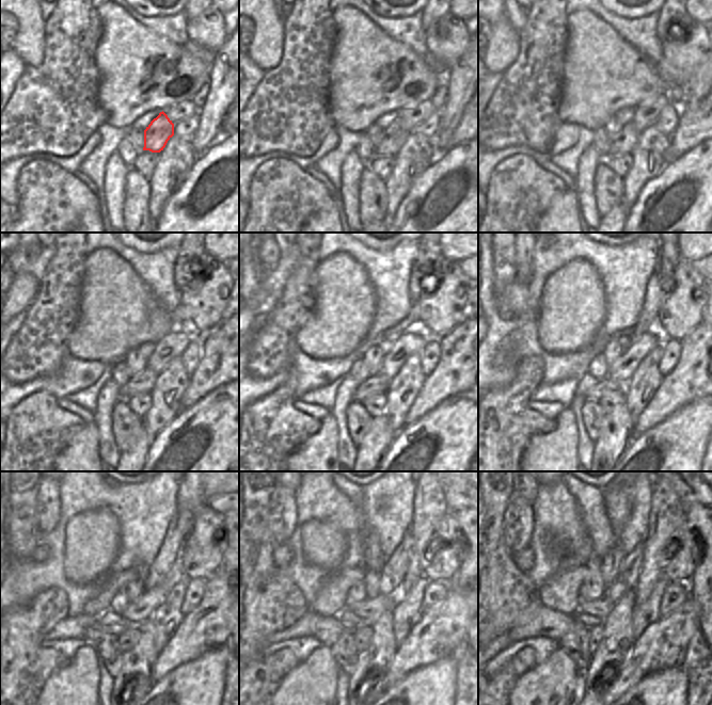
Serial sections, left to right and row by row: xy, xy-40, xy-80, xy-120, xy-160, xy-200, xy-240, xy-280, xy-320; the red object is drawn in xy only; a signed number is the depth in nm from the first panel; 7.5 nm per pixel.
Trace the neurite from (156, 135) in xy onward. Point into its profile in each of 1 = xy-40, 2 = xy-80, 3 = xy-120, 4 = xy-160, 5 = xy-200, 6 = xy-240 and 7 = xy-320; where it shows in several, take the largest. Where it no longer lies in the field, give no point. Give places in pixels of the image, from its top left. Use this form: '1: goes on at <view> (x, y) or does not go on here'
1: goes on at xy-40 (394, 135)
2: goes on at xy-80 (623, 144)
3: goes on at xy-120 (142, 383)
4: goes on at xy-160 (378, 384)
5: goes on at xy-200 (604, 386)
6: goes on at xy-240 (94, 633)
7: goes on at xy-320 (538, 620)

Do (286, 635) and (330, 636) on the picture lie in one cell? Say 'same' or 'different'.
same

